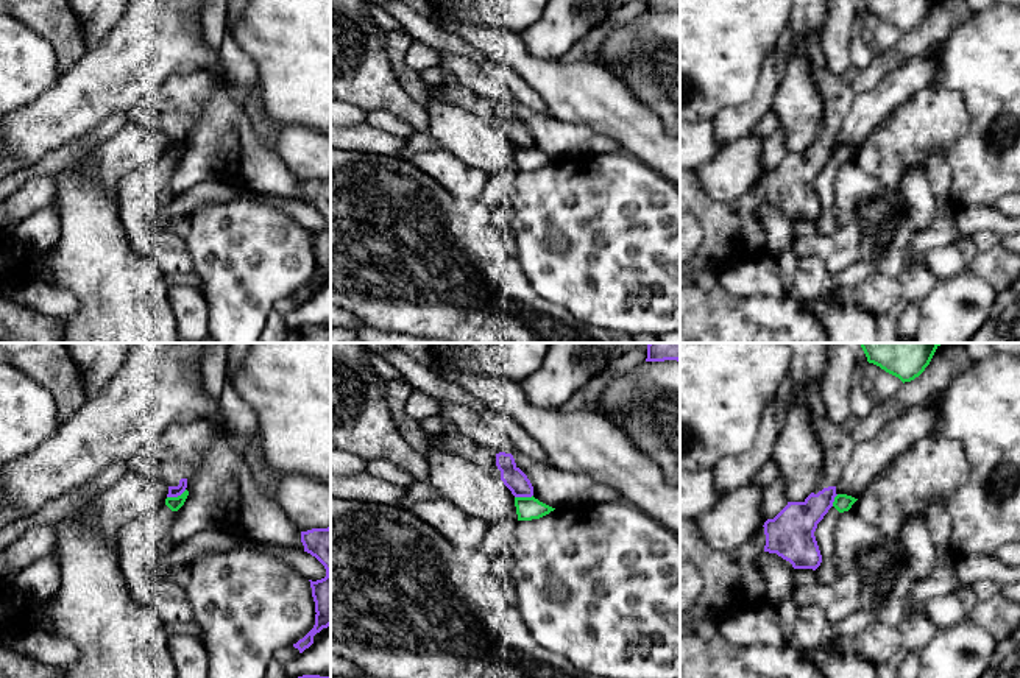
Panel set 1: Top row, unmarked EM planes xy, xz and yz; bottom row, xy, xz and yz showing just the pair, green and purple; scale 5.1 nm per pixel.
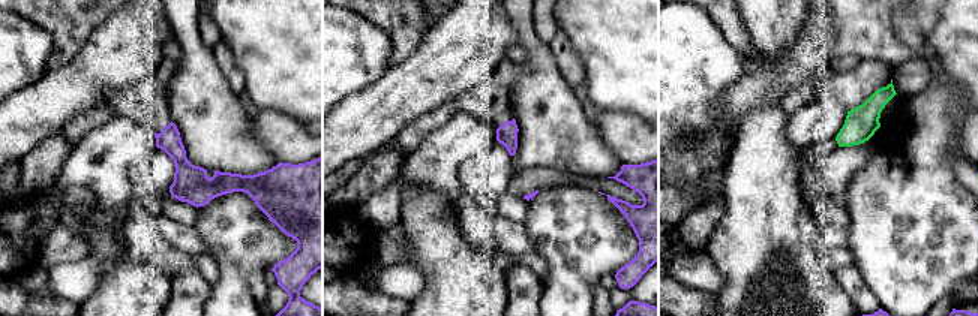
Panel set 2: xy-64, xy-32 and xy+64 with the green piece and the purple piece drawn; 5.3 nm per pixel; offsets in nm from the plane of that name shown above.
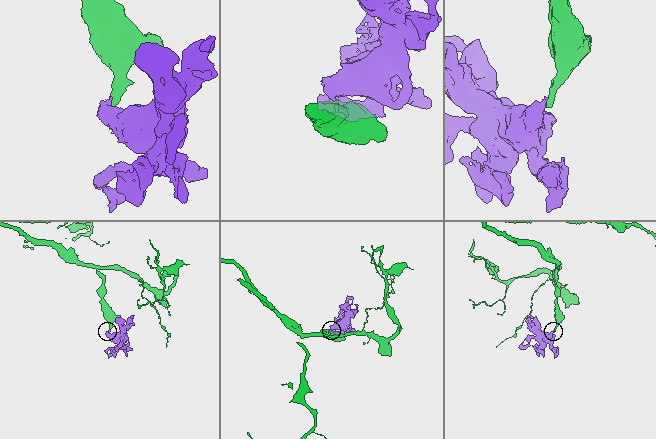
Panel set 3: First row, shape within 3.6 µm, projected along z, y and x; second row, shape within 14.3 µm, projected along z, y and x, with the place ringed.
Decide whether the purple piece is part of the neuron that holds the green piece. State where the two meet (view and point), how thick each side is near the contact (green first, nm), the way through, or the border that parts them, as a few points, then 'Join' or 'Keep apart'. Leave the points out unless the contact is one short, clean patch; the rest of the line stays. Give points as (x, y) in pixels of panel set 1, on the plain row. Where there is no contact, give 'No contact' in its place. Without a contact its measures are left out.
Touches green at xy (178, 147). Thickness 70 nm (green) against 60 nm. Keep apart

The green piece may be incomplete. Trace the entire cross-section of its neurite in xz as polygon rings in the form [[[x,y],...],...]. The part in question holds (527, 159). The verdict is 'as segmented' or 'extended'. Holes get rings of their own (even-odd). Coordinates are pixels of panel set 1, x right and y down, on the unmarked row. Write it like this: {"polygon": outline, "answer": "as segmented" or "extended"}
{"polygon": [[[533,147],[532,148],[515,148],[515,157],[516,157],[518,171],[540,170],[555,161],[540,153]]], "answer": "as segmented"}

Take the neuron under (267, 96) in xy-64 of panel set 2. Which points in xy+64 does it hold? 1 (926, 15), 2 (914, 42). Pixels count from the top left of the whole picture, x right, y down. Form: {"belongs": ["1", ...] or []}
{"belongs": []}

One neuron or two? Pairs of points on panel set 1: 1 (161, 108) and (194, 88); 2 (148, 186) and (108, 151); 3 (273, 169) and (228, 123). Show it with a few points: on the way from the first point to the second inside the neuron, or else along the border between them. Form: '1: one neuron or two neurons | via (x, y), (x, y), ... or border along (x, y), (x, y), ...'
1: one neuron | via (169, 108), (186, 92)
2: two neurons | border along (164, 153), (120, 181), (117, 204)
3: one neuron | via (262, 158), (239, 134)

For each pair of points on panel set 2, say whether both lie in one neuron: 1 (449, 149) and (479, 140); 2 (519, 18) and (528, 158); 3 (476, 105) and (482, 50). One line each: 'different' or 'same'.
1: same
2: same
3: different

